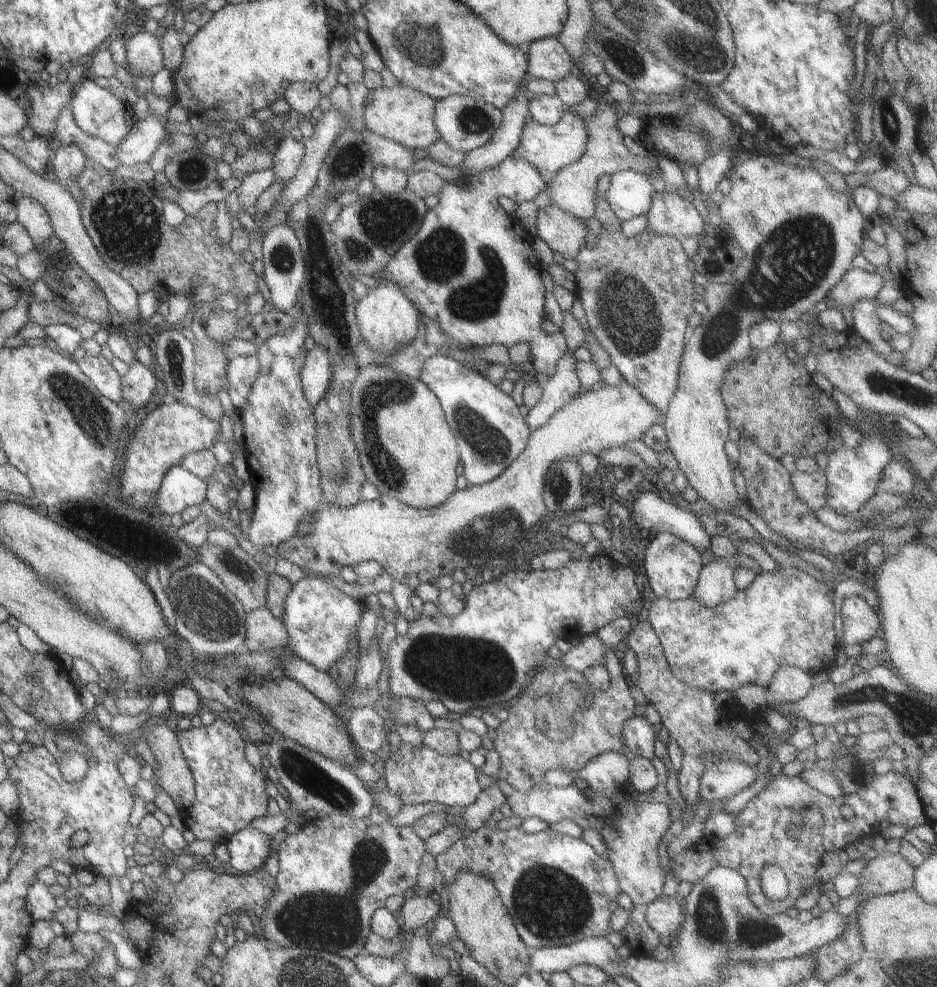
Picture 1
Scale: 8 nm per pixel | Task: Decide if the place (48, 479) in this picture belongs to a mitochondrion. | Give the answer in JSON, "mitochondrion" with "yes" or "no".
{"mitochondrion":"no"}

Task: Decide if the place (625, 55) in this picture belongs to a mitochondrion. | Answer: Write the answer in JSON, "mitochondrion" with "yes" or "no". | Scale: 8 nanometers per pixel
{"mitochondrion":"yes"}

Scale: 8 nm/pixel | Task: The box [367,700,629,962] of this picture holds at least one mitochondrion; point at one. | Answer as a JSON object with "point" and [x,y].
{"point":[550,905]}

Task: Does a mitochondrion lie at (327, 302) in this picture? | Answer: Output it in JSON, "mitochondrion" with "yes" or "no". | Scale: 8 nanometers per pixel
{"mitochondrion":"yes"}

